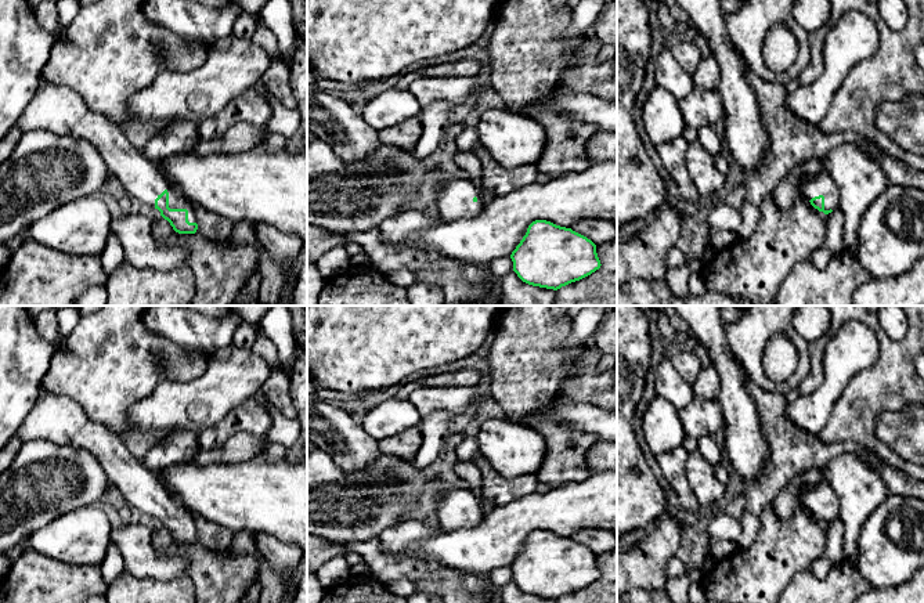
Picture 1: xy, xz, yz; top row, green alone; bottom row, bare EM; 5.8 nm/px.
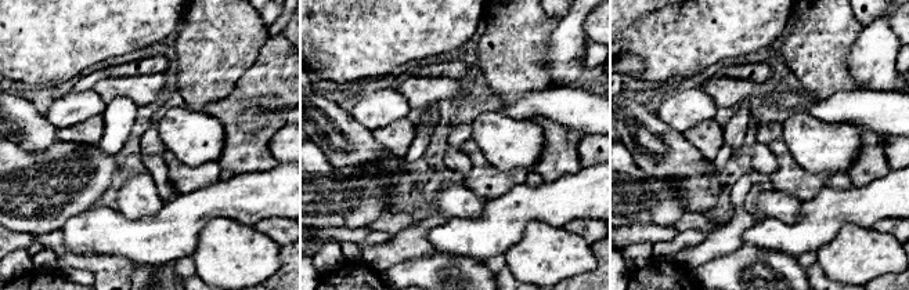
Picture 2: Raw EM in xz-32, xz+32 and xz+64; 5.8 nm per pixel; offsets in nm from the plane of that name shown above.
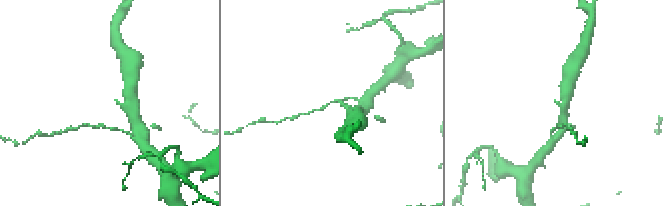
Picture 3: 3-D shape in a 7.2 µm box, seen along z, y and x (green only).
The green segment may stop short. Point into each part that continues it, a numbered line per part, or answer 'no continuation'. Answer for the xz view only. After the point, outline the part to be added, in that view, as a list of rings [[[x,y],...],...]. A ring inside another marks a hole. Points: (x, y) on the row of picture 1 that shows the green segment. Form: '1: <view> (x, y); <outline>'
1: xz (454, 199); [[[444,178],[436,194],[440,217],[444,221],[476,216],[486,206],[487,198],[466,178]]]

